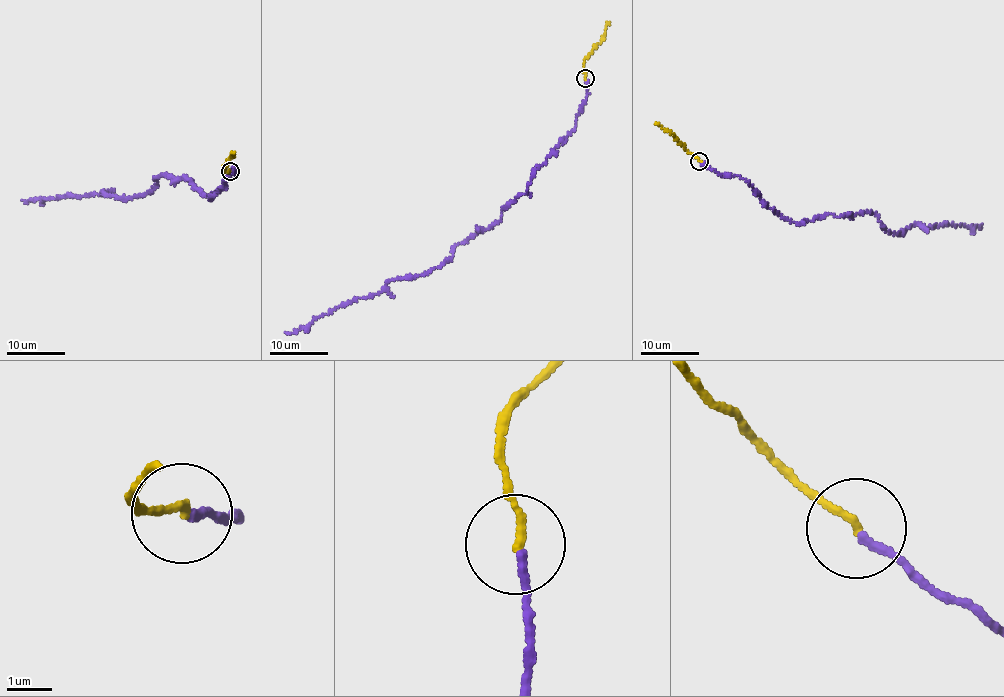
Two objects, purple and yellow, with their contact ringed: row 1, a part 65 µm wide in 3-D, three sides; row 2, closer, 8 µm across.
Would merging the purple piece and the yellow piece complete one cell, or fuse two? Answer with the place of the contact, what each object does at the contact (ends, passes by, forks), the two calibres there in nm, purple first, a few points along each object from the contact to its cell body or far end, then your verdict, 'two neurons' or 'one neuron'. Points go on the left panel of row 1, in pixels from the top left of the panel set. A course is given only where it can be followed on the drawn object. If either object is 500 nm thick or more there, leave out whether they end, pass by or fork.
at (230, 171); purple ends there; yellow ends there; 170 nm thick on the purple side, 170 nm on the other; purple runs (230, 171), (237, 172), (232, 168), (208, 199), (189, 178), (164, 174), (139, 196), (104, 192), (22, 200); yellow runs (230, 171), (224, 168), (233, 152); one neuron

